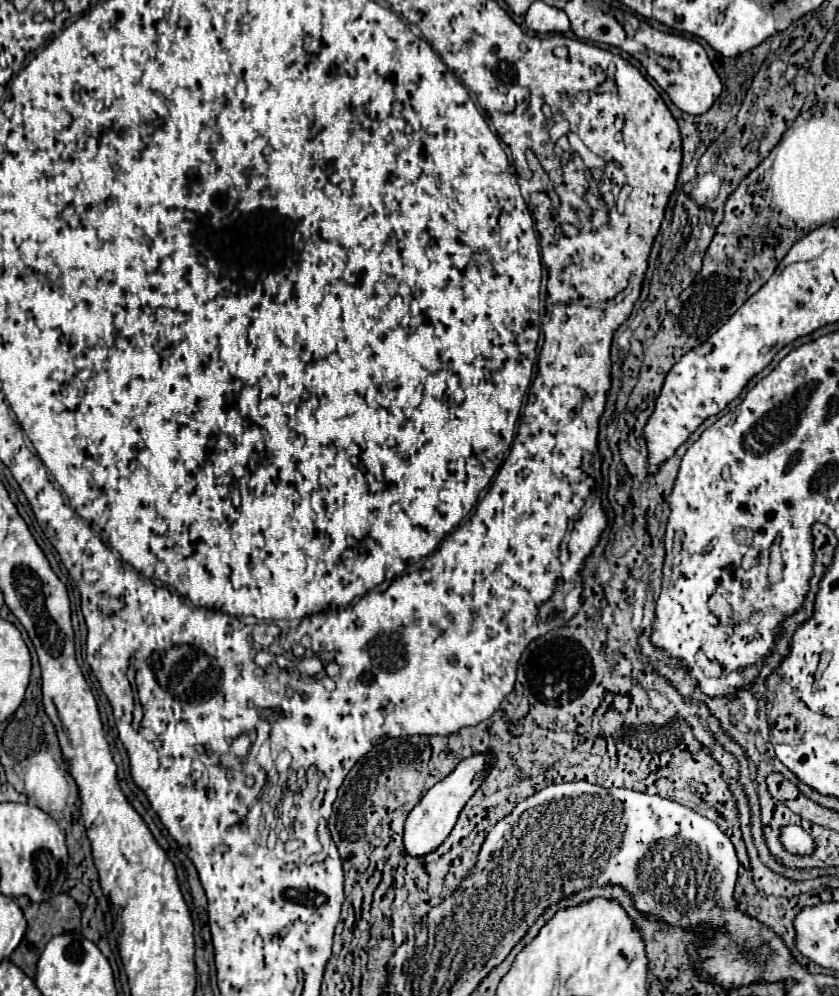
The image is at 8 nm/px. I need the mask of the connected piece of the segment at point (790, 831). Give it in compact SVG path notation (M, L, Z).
M784 826L780 840L786 846L786 850L794 854L810 854L814 850L814 840L800 826Z

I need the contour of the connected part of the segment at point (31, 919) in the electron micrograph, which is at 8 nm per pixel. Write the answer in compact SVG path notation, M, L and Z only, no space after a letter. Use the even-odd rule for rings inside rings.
M58 894L58 896L50 898L50 900L40 902L40 904L34 904L34 902L32 902L30 898L26 898L26 896L16 898L16 902L18 902L18 906L22 908L22 912L24 912L24 916L26 916L26 920L28 920L28 930L26 930L22 942L18 944L18 948L12 952L12 958L10 958L10 960L12 960L22 972L26 972L26 976L34 978L36 962L38 962L38 958L40 958L42 948L46 946L46 942L48 942L54 934L62 934L62 932L68 930L68 918L70 918L70 932L78 930L78 928L80 928L80 916L82 916L82 912L80 912L80 906L76 904L76 900L74 900L72 896L68 896L68 894Z

